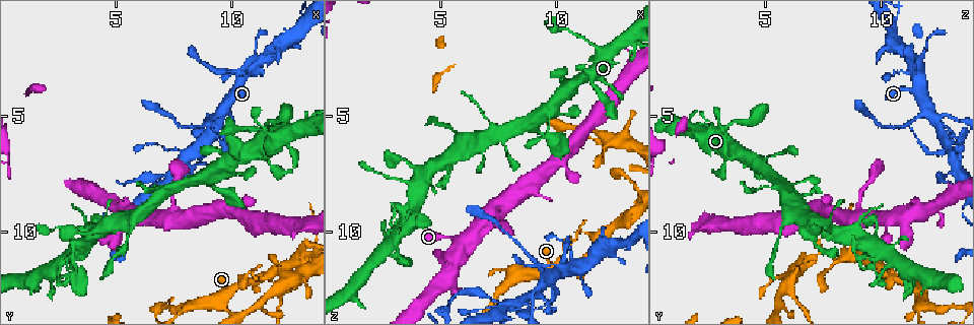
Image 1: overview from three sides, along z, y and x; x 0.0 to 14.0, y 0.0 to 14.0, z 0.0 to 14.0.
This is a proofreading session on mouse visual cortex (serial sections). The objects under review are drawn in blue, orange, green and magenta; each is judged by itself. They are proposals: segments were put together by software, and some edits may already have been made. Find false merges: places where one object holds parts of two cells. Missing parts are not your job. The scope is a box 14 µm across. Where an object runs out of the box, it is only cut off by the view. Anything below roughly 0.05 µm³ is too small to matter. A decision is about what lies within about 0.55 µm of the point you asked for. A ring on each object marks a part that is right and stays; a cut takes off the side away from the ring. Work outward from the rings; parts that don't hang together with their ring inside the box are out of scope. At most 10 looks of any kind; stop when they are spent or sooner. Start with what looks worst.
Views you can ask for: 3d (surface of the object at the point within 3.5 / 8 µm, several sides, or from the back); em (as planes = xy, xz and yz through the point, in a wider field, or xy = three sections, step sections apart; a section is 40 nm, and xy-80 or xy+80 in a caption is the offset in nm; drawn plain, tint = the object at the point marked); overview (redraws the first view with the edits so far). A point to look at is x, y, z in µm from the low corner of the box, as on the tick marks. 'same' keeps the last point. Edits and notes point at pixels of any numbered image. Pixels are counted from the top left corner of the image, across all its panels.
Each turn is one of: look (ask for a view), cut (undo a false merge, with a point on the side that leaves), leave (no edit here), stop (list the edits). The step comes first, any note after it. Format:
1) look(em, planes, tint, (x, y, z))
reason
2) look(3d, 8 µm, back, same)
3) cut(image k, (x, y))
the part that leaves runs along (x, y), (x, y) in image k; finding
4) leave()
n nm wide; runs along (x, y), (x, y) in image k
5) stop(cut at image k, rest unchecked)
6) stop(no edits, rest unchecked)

look(3d, 8 µm, (9.8, 6.3, 13.0))
thin neck

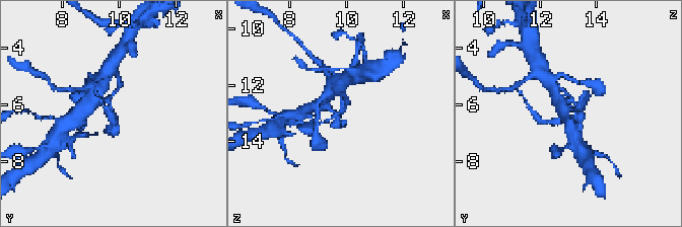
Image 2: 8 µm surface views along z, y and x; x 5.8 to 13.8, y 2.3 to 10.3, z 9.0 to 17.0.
look(3d, 3.5 µm, back, (9.8, 6.2, 13.1))

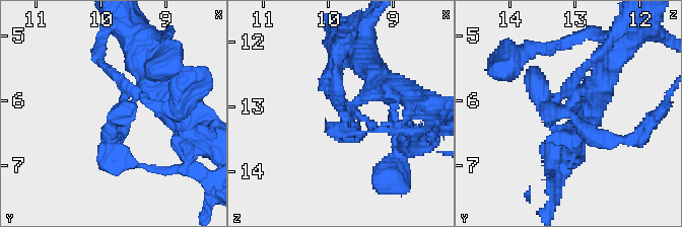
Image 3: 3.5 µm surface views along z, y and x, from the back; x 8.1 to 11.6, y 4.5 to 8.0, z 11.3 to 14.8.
leave()
runs along (152, 83), (125, 95), (109, 139) in image 3; one cell here

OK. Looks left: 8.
look(3d, 8 µm, back, (10.8, 11.7, 10.3))
sharp bend

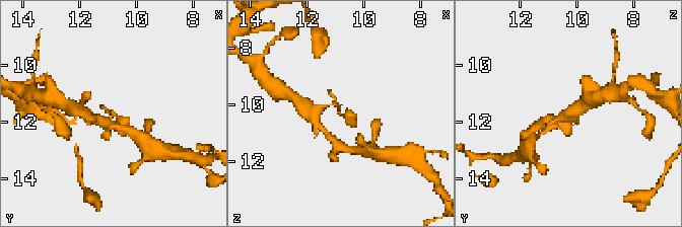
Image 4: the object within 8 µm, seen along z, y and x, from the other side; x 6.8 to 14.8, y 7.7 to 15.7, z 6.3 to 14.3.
look(3d, 3.5 µm, (10.9, 11.6, 10.3))
zoom in

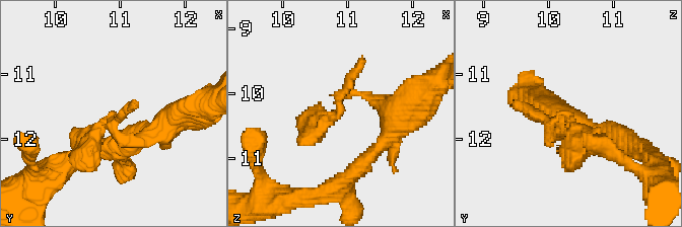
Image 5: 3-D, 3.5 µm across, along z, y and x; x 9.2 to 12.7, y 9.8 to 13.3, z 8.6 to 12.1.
look(em, xy, step 3, tint, (10.90, 11.55, 10.25))
shape alone is not enough

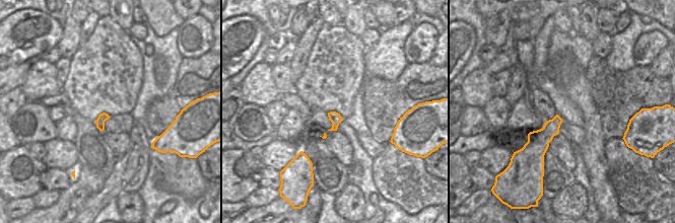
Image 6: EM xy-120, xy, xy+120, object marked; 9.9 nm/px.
leave()
runs along (152, 131), (71, 162) in image 5; all the same cell

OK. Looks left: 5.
look(3d, 3.5 µm, (7.0, 7.5, 12.7))

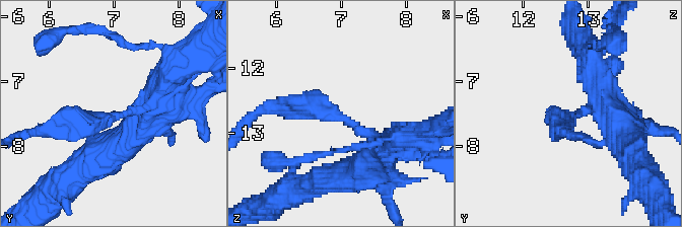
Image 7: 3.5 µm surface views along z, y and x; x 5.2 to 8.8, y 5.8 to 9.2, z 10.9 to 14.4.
leave()
arms of 300, 350 nm; runs along (162, 89), (152, 107), (53, 130) in image 7; one cell here

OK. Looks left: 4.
look(3d, 3.5 µm, (13.4, 5.2, 1.7))
branch point

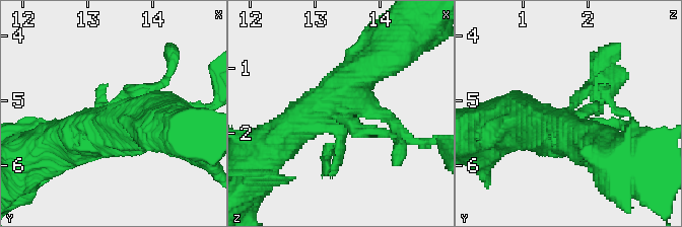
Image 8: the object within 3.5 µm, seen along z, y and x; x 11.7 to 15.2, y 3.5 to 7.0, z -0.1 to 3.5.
look(em, xy, step 3, tint, (13.40, 5.20, 1.75))
need the tissue

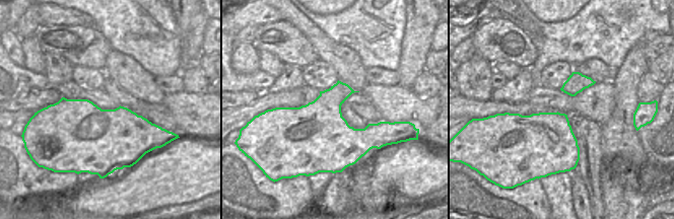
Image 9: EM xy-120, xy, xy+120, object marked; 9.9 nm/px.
leave()
runs along (264, 152), (317, 119), (366, 69) in image 8; continuous, no second cell

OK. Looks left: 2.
stop(no edits, rest unchecked)

